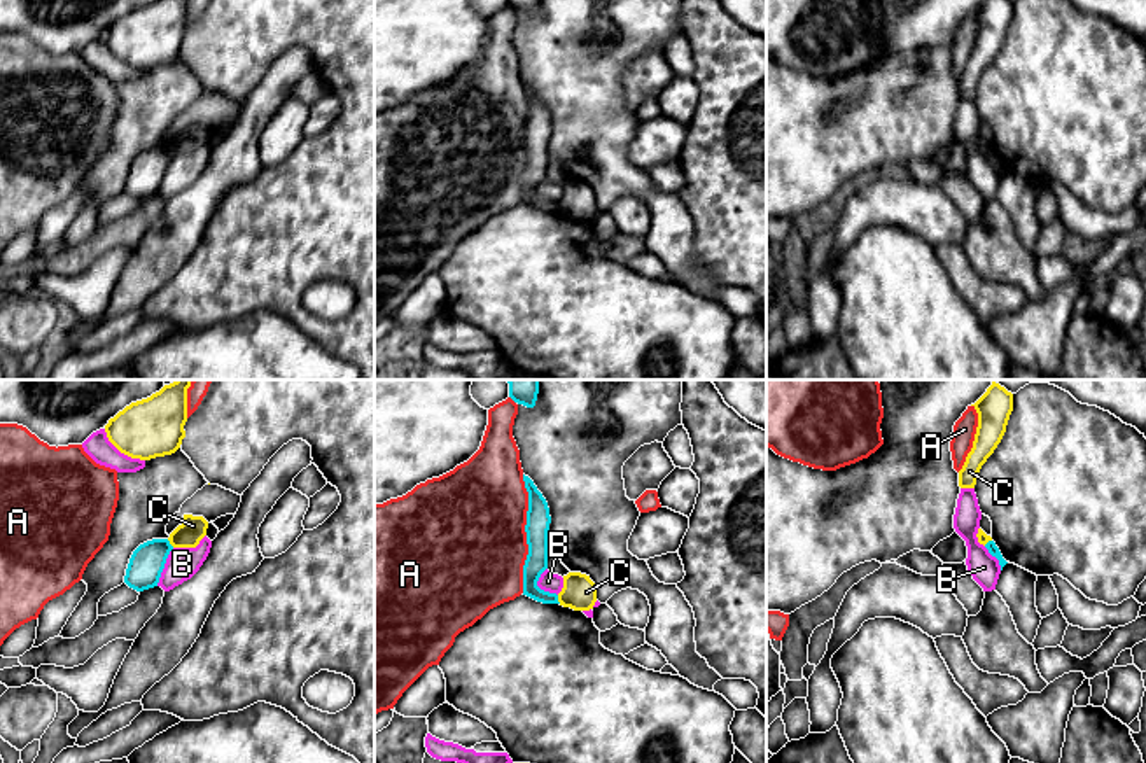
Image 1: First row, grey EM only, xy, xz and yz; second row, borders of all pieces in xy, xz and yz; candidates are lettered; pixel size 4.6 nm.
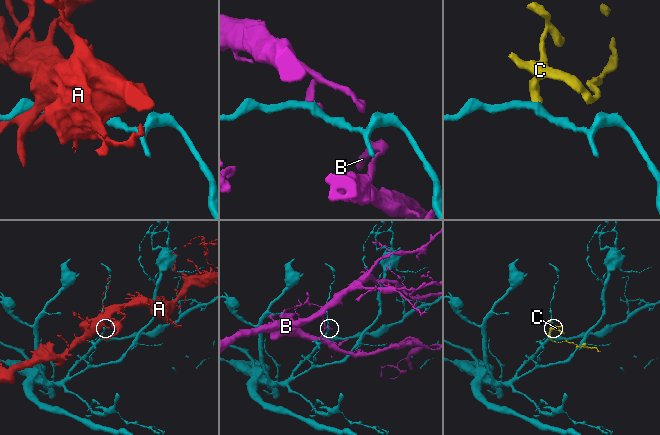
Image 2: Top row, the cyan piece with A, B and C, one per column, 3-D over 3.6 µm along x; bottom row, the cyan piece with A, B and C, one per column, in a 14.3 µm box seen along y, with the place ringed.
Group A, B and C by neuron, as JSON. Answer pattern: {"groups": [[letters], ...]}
{"groups": [["A"], ["B"], ["C"]]}

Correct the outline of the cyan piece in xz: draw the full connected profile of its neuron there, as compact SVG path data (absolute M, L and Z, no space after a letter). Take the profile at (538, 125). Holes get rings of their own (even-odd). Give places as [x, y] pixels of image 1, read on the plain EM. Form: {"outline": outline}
{"outline": "M525 82L523 89L528 100L525 133L528 163L523 173L523 203L542 212L560 212L556 201L544 200L537 194L541 182L548 177L548 138L551 131L549 116L534 89Z"}

